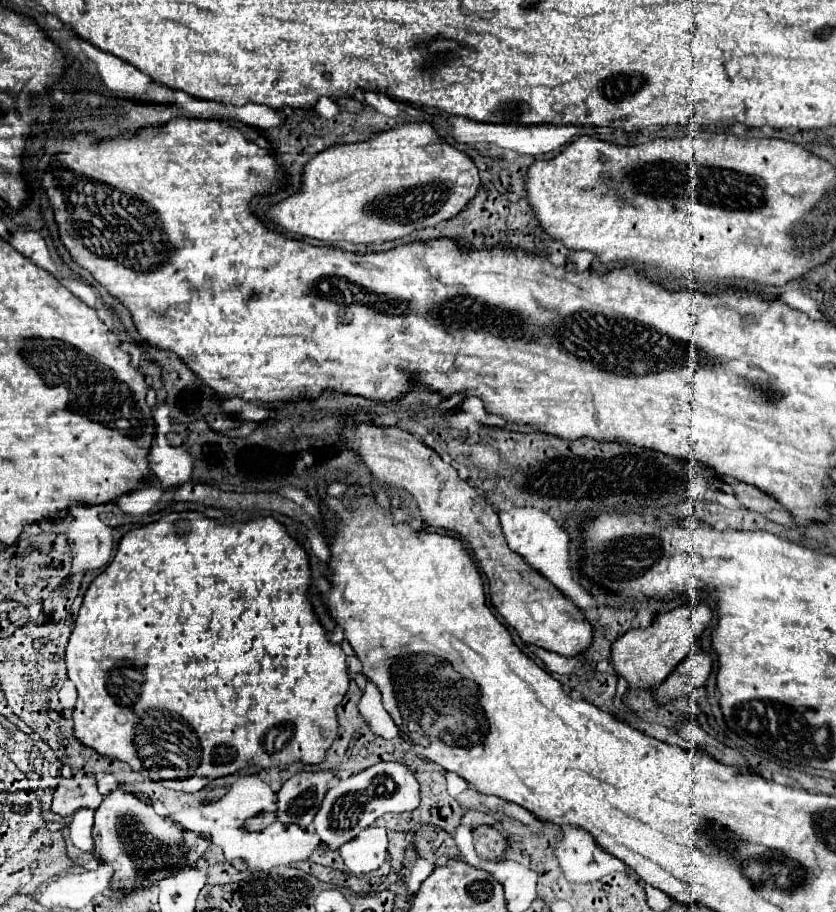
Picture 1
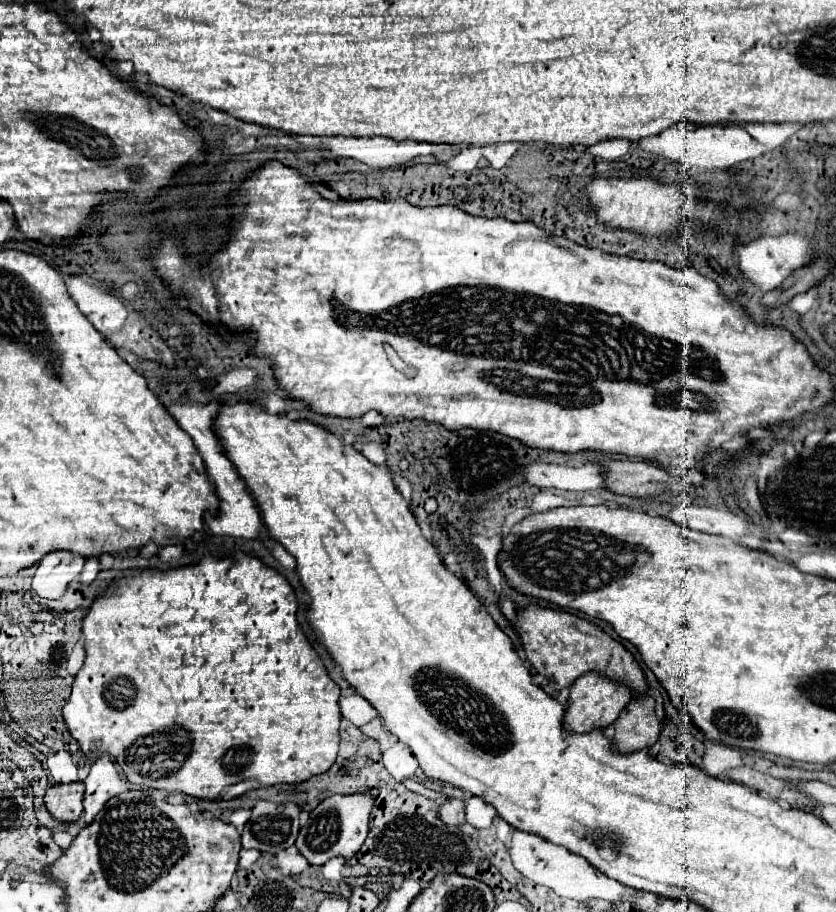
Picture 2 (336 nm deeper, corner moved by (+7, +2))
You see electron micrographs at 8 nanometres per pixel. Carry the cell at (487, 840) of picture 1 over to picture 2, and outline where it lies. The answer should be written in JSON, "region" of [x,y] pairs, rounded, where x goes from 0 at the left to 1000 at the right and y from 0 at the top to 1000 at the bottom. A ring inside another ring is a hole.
{"region":[[[538,875],[533,877],[529,884],[526,884],[526,890],[524,890],[526,899],[536,906],[548,906],[557,917],[562,917],[567,912],[567,908],[557,901],[555,897],[555,879],[548,877],[548,875]]]}

